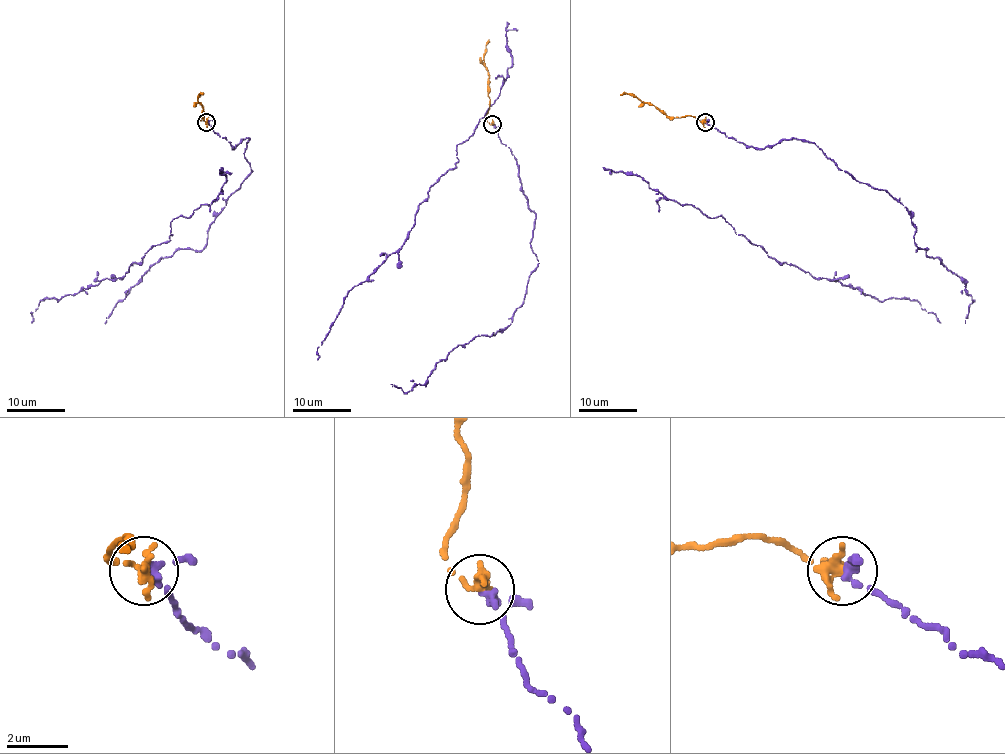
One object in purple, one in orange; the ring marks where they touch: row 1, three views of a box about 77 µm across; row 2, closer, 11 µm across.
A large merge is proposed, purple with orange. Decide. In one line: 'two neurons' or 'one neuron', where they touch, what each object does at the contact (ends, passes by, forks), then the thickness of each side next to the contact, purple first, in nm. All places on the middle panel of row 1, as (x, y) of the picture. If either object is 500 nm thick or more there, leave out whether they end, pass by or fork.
one neuron; place (492, 124); purple passes by; orange passes by; calibres 240 and 280 nm

